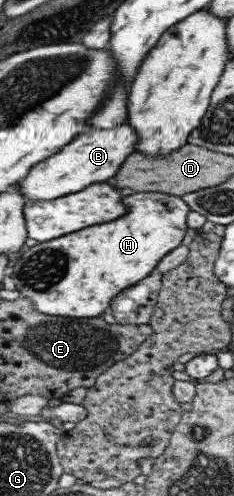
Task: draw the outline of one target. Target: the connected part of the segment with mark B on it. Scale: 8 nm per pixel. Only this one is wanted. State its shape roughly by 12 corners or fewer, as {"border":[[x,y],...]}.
{"border":[[125,125],[83,131],[19,181],[51,200],[111,179],[135,150]]}

